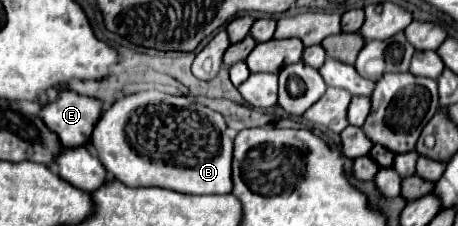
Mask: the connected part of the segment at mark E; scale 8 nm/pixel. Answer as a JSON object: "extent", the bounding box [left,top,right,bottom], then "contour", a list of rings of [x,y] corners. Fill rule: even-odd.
{"extent":[42,90,100,148],"contour":[[[60,90],[54,102],[42,104],[42,122],[58,134],[60,142],[76,148],[90,140],[94,122],[100,116],[100,102],[70,90]]]}

